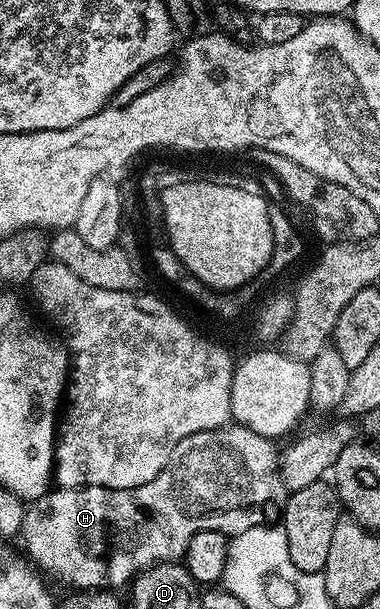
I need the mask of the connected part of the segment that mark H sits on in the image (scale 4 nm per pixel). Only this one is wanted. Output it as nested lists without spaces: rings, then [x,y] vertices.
[[[229,424],[219,426],[217,430],[186,436],[186,440],[174,448],[166,468],[162,468],[150,484],[121,490],[101,486],[79,486],[77,490],[49,489],[24,512],[20,534],[28,549],[27,557],[45,575],[53,574],[66,585],[77,586],[77,591],[111,591],[116,588],[112,586],[127,587],[137,574],[151,566],[172,564],[183,559],[190,540],[194,540],[198,532],[213,530],[235,536],[255,526],[275,523],[281,517],[290,493],[280,479],[282,458],[276,446],[273,439],[258,436],[258,432],[250,428]]]

